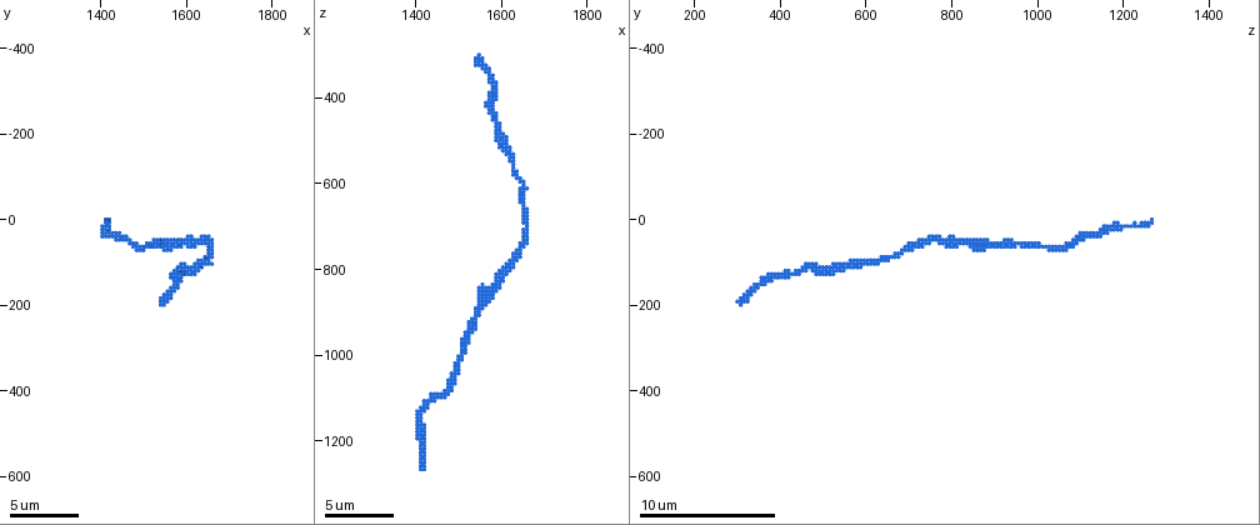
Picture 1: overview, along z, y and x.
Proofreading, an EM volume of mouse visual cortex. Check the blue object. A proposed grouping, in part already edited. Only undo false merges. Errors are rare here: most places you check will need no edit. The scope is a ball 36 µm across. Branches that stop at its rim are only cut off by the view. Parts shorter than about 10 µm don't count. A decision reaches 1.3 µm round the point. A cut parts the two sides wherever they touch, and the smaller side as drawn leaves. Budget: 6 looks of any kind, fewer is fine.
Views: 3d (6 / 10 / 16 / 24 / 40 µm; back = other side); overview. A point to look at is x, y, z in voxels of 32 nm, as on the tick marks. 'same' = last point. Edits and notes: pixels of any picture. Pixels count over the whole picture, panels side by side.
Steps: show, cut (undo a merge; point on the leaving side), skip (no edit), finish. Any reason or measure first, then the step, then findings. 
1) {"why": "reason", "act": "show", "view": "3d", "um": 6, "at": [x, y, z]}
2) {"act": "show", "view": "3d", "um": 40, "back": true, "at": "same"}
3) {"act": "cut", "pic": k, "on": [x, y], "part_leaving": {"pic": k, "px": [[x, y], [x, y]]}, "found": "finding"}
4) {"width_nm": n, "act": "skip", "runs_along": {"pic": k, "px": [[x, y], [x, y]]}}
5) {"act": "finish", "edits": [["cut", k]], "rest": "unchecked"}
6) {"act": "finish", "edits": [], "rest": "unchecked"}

{"why": "thick turns thin", "act": "show", "view": "3d", "um": 10, "at": [1520, 60, 980]}

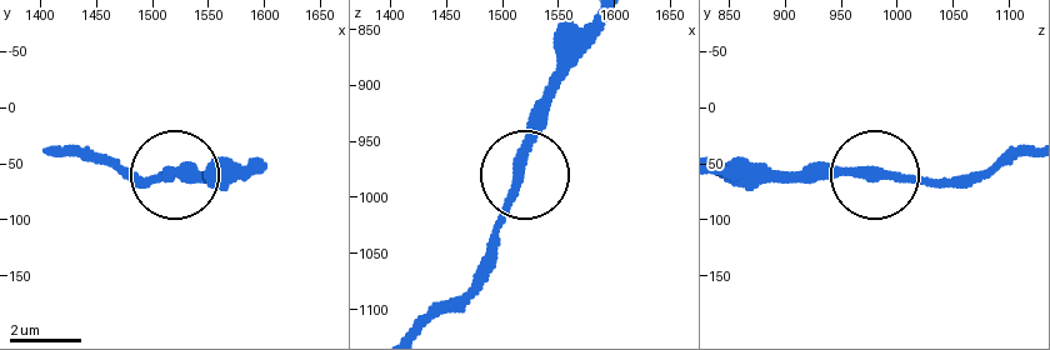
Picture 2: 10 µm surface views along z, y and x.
{"why": "from behind", "act": "show", "view": "3d", "um": 10, "back": true, "at": [1516, 58, 970]}

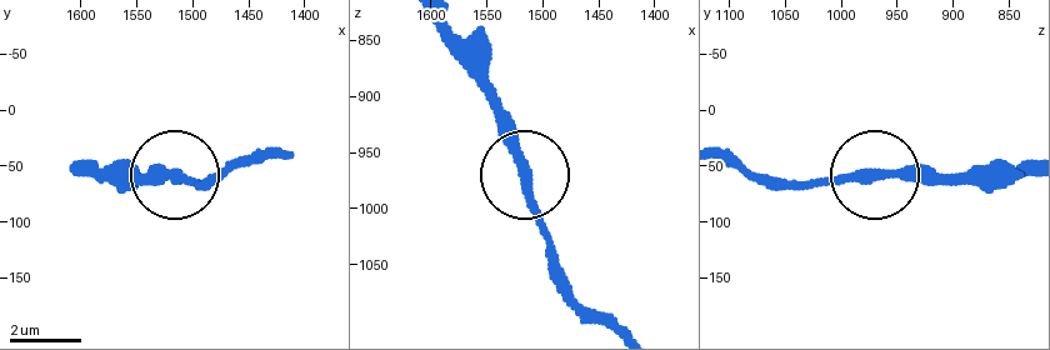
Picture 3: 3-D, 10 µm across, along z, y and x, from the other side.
{"act": "skip", "runs_along": {"pic": 3, "px": [[79, 173], [174, 173], [193, 181]]}, "found": "continuous, no second neuron"}

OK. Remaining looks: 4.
{"act": "show", "view": "3d", "um": 6, "at": [1625, 55, 790]}

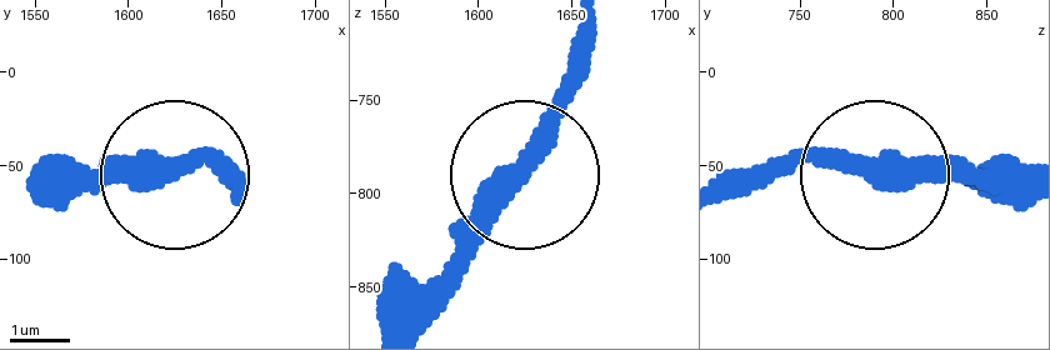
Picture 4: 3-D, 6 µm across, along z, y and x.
{"width_nm": 380, "act": "skip", "found": "one neuron here"}

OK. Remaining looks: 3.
{"why": "calibre changes", "act": "show", "view": "3d", "um": 10, "at": [1595, 110, 480]}

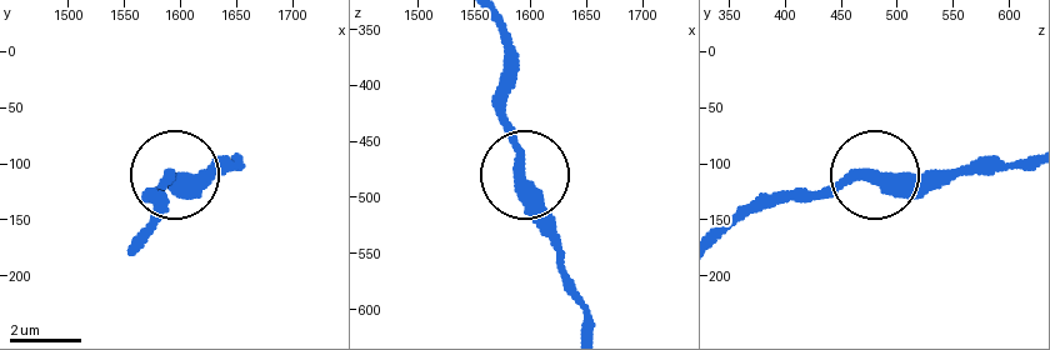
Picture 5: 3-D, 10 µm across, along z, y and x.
{"act": "skip", "runs_along": {"pic": 5, "px": [[239, 156], [211, 176], [175, 176], [158, 195]]}, "found": "one neuron here"}

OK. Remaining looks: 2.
{"act": "finish", "edits": [], "rest": "unchecked"}

